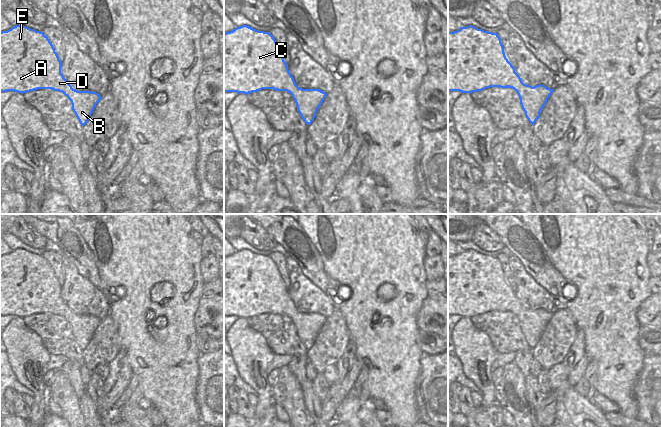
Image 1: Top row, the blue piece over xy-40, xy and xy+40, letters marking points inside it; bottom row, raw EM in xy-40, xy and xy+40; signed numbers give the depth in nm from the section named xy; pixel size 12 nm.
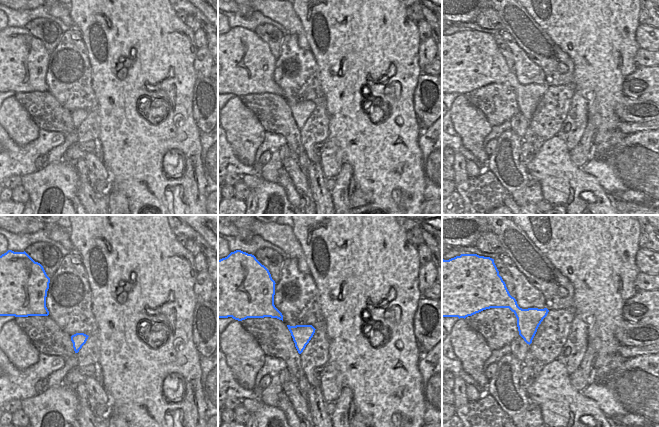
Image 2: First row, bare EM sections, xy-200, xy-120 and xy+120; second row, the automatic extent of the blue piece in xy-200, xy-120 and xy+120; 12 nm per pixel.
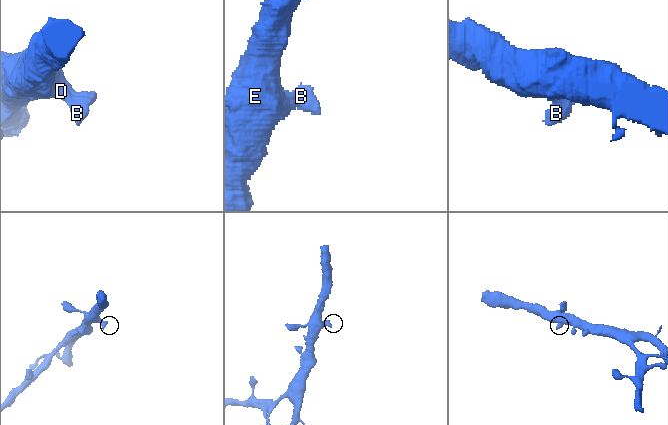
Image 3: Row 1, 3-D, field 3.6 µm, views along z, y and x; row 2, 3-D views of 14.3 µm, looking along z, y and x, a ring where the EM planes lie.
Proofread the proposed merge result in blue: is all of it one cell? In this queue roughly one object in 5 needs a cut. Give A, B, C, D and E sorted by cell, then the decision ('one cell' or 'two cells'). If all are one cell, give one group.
A B C D E; one cell

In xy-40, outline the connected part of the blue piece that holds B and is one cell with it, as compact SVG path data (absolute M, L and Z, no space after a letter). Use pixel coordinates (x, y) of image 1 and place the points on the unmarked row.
M21 248L0 256L0 316L14 315L23 318L37 313L62 316L71 325L73 336L84 350L101 320L96 316L73 313L61 298L61 287L52 267L43 256Z

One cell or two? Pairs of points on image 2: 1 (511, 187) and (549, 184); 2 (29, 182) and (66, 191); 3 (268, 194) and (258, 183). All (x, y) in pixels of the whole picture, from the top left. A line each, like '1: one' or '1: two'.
1: two
2: one
3: one

